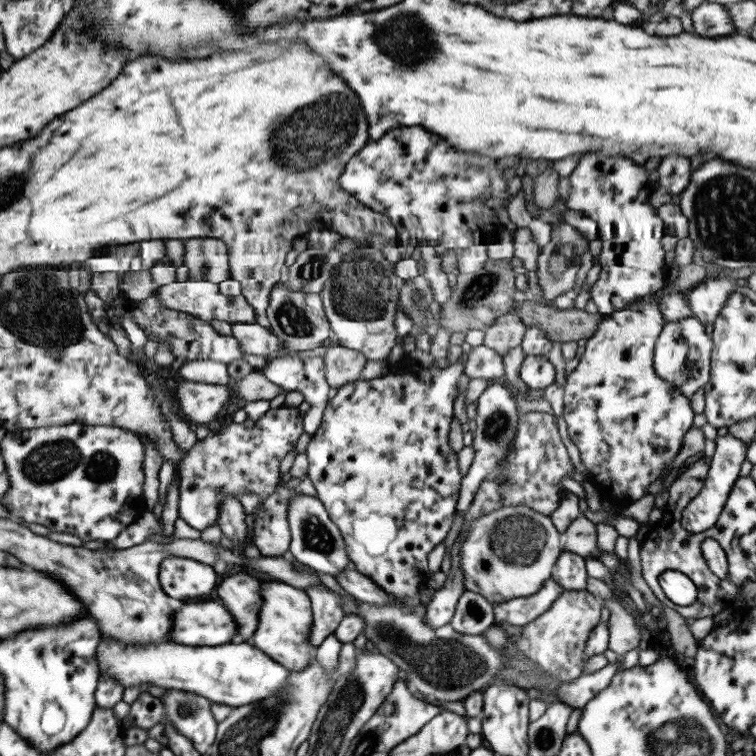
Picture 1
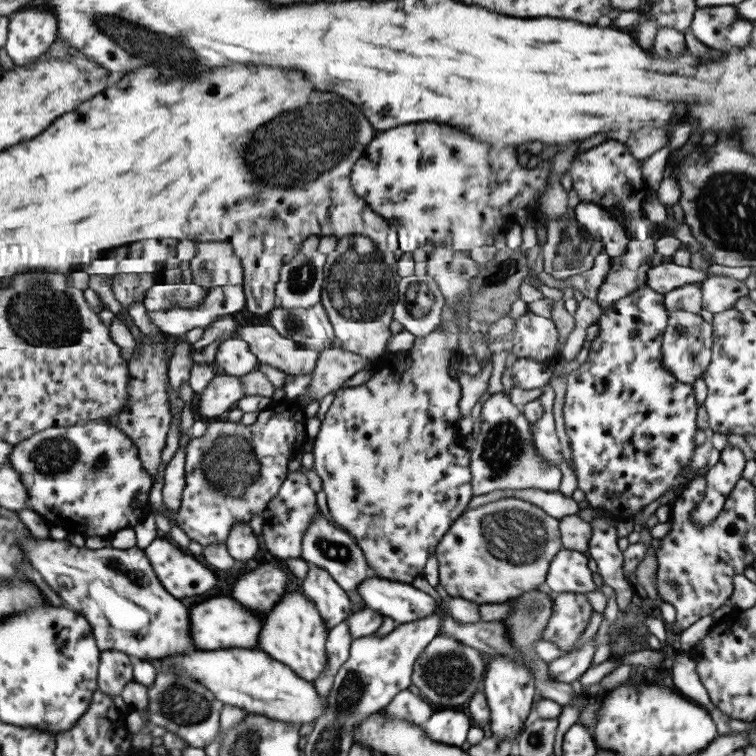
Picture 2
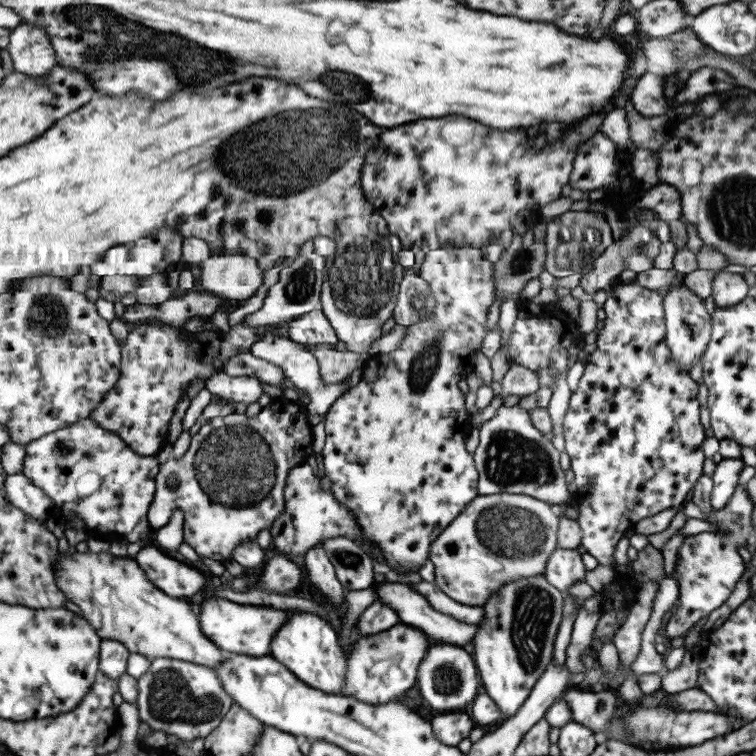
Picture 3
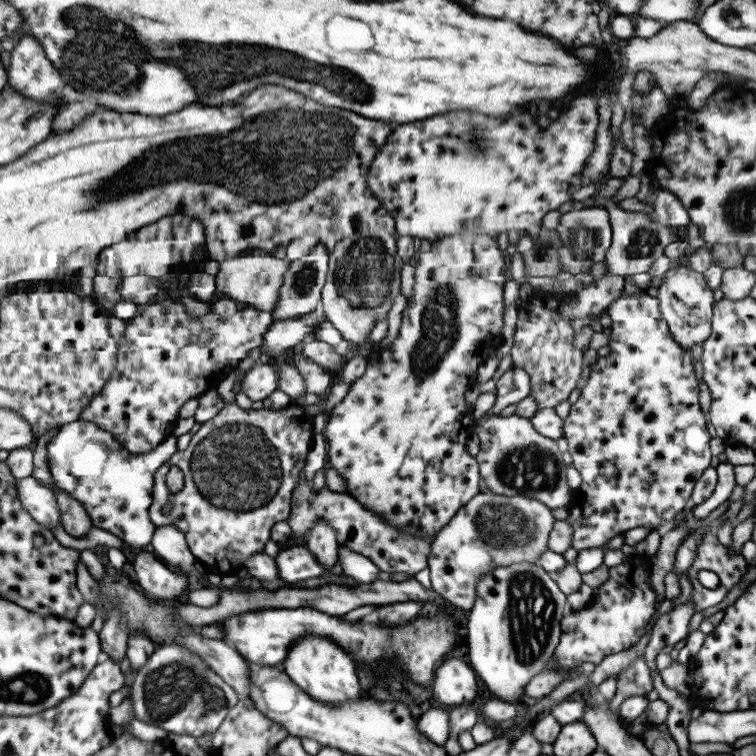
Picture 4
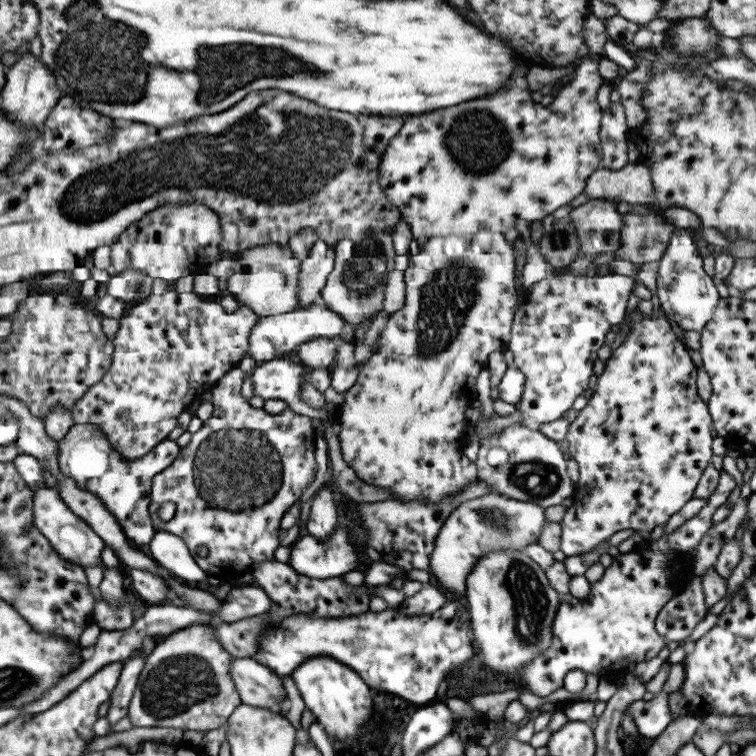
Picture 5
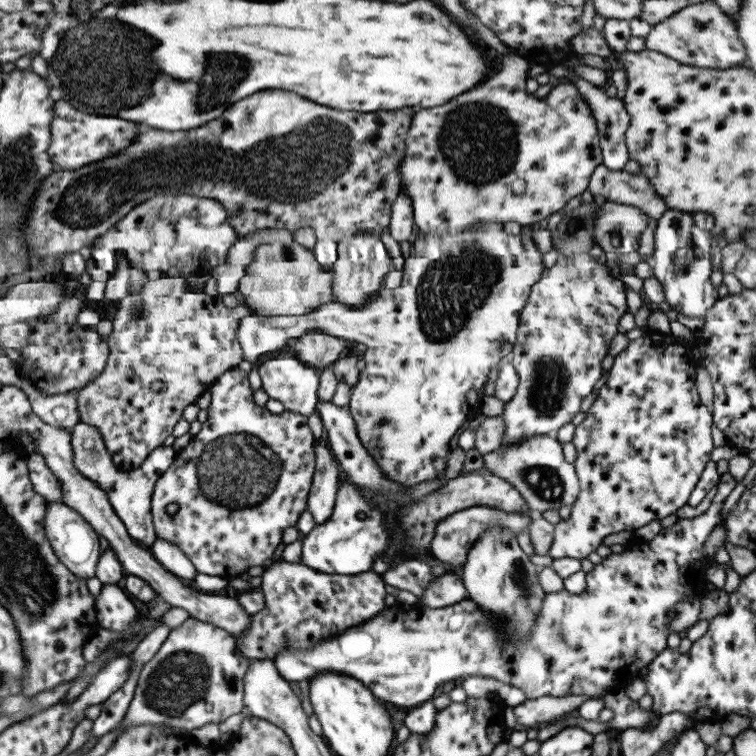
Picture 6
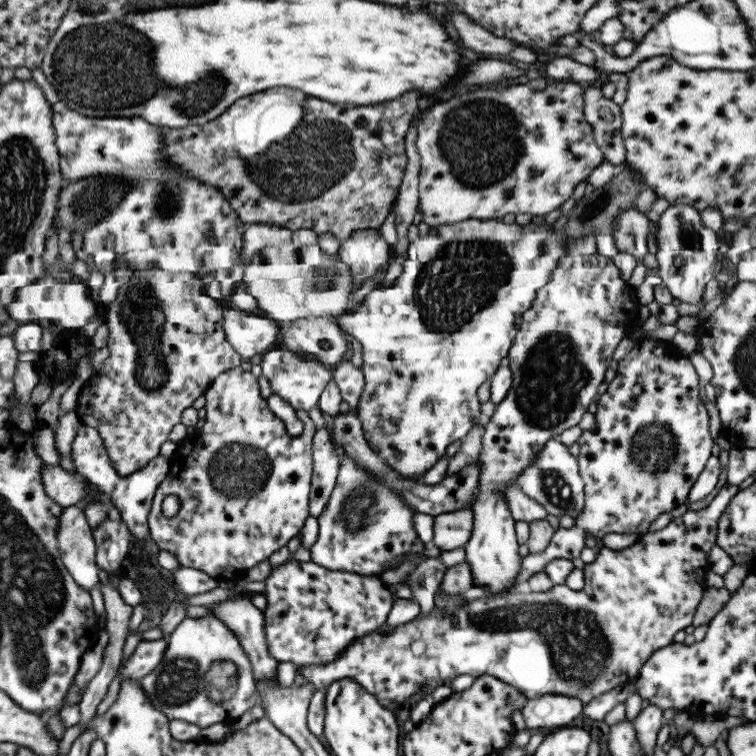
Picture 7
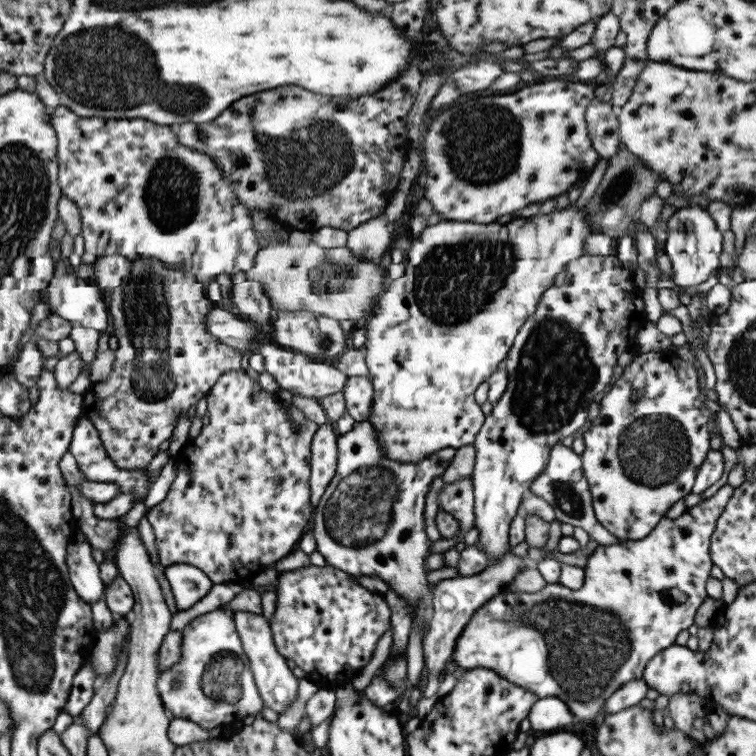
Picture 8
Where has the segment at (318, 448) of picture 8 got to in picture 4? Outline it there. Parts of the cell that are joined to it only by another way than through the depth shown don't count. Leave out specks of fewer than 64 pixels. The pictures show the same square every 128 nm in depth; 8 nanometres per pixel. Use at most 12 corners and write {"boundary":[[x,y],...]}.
{"boundary":[[322,518],[303,544],[325,571],[336,571],[339,543]]}

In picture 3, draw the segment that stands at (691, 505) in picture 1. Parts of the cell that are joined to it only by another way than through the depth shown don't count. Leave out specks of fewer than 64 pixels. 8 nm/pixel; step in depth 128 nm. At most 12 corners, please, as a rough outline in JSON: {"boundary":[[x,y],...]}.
{"boundary":[[724,458],[711,475],[712,510],[727,504],[735,490],[741,458]]}

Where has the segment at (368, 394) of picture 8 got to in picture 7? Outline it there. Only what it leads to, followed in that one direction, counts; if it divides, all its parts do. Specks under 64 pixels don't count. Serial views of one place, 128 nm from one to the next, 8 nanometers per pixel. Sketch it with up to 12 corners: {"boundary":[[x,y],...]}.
{"boundary":[[351,360],[331,367],[340,397],[355,414],[364,385],[360,367]]}

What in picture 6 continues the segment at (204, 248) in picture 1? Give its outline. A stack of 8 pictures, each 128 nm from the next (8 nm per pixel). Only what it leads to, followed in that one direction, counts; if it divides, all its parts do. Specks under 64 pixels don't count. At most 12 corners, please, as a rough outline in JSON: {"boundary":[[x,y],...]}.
{"boundary":[[291,240],[254,248],[236,295],[259,316],[332,301],[332,269]]}

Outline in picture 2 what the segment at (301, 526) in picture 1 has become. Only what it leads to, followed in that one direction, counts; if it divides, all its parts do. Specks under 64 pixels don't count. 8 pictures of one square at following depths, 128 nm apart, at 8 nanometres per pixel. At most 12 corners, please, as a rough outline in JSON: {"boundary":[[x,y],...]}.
{"boundary":[[317,513],[301,559],[325,569],[345,592],[369,575],[351,537]]}

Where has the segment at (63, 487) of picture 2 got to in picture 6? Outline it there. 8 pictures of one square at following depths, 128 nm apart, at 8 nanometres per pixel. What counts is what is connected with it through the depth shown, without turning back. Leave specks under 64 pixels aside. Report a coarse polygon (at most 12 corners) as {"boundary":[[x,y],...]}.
{"boundary":[[97,428],[69,433],[72,463],[107,495],[134,542],[151,545],[150,496],[173,463],[165,445],[113,464]]}

